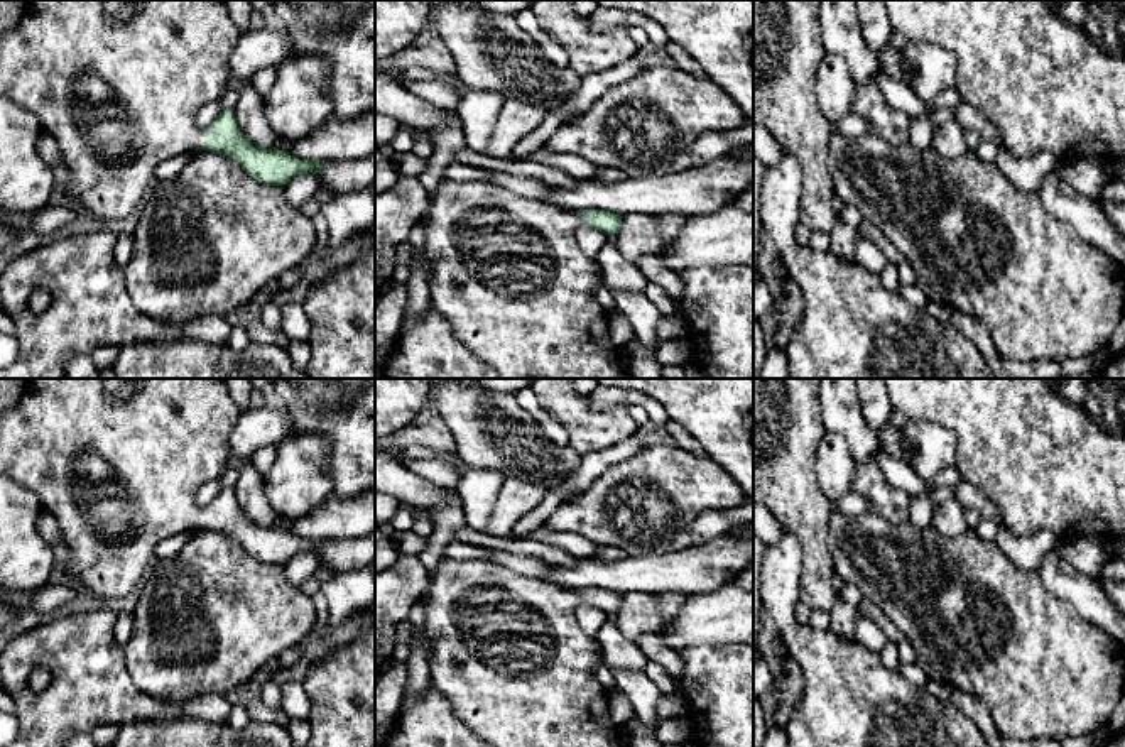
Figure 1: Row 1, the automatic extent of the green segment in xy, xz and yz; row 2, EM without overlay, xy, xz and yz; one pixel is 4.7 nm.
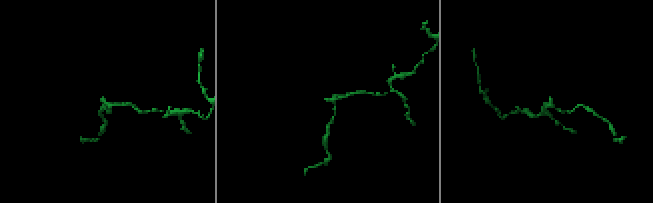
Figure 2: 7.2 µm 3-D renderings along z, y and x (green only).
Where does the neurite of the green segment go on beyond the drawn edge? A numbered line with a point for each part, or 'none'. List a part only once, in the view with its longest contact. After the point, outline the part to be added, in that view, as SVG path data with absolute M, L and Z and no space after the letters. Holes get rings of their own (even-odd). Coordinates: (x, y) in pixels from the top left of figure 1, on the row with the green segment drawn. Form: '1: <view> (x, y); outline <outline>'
1: xy (117, 83); outline M29 0L20 24L0 35L0 95L34 113L44 132L56 140L61 164L69 172L64 189L71 204L93 213L105 223L123 220L144 201L147 188L157 183L160 164L206 145L206 137L194 125L194 117L203 105L218 101L228 91L231 79L228 61L240 35L226 0Z

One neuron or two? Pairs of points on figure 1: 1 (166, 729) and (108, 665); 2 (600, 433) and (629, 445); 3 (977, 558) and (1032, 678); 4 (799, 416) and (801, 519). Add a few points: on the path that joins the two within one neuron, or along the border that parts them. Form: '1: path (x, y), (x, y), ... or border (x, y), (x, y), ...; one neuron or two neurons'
1: border (196, 719), (134, 719), (119, 725); two neurons
2: border (635, 433), (583, 455); two neurons
3: path (997, 588), (1016, 616), (1016, 644), (1019, 648); one neuron
4: path (799, 441), (799, 494); one neuron

